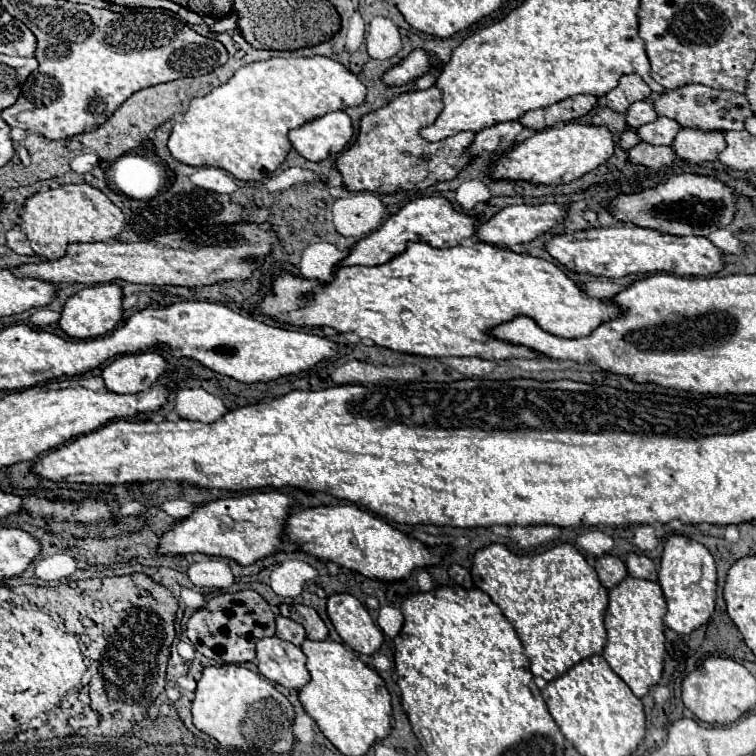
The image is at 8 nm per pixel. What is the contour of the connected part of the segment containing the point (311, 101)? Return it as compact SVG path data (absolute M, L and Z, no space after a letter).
M276 57L260 63L250 63L240 67L228 83L216 87L206 97L192 99L188 111L174 123L172 135L168 139L168 149L180 163L192 167L218 167L242 181L262 181L284 163L288 151L292 149L288 141L290 129L302 127L304 123L310 123L330 111L358 107L364 103L364 99L366 87L360 83L360 79L340 61L334 61L330 57Z

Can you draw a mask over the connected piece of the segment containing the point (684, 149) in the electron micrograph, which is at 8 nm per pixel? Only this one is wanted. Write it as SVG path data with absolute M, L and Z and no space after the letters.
M682 129L672 147L688 163L702 163L714 161L718 153L726 149L726 139L720 129L714 129L714 133L702 133L702 129Z

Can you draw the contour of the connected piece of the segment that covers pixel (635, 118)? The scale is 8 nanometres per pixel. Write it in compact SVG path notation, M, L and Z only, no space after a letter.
M638 101L630 107L628 115L626 115L626 121L632 129L638 129L646 123L652 123L658 119L658 113L654 113L654 105L650 101Z

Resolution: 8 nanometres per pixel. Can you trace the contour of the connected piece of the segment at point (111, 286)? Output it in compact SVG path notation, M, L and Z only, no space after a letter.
M102 283L102 285L92 285L86 289L80 289L76 295L72 295L66 301L66 305L62 309L62 317L58 323L60 323L62 331L70 337L94 339L94 337L102 337L102 335L110 333L112 329L116 329L122 315L124 315L122 287L118 283Z

